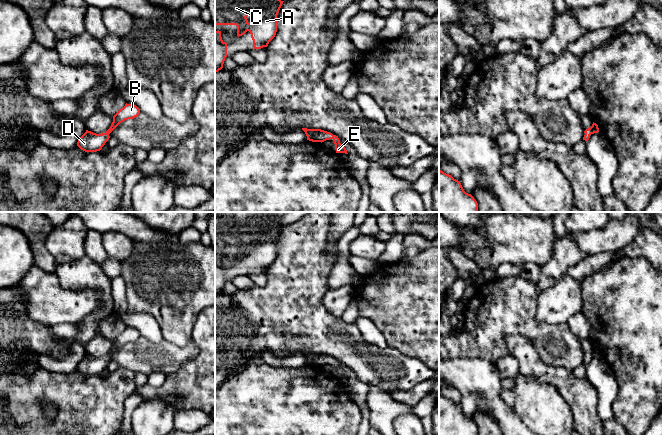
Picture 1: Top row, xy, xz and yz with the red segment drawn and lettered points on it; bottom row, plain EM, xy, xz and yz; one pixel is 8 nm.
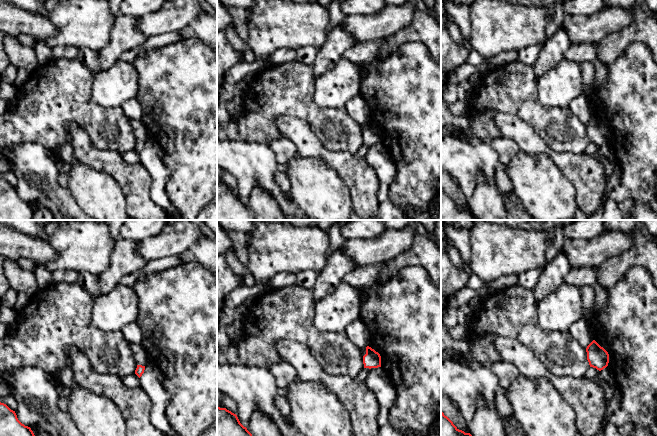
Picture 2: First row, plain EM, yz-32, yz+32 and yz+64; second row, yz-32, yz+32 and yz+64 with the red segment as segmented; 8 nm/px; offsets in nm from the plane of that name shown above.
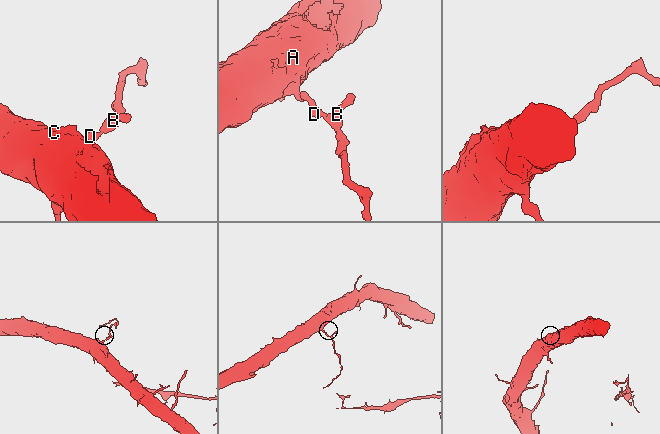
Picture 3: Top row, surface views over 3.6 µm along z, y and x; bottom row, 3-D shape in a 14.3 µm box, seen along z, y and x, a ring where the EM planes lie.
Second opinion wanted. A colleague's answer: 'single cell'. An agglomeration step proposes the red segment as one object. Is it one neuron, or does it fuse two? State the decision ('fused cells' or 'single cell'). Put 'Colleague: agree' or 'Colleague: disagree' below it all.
single cell
Colleague: agree

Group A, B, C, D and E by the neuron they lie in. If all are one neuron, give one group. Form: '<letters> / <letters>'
A B C D E

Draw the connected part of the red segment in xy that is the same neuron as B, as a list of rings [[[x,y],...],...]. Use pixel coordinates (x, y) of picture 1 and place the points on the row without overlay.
[[[125,328],[114,340],[110,352],[102,358],[96,358],[86,354],[79,362],[77,370],[85,376],[100,375],[105,367],[109,364],[109,358],[122,346],[133,343],[140,338],[139,332],[134,328]]]

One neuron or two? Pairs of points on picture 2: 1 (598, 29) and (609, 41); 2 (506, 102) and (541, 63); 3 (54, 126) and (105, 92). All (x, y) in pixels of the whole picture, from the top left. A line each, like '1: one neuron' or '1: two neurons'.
1: two neurons
2: two neurons
3: two neurons

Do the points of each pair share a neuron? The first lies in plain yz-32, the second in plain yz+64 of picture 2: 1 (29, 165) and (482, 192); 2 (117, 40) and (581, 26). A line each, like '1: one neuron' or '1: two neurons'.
1: two neurons
2: two neurons

